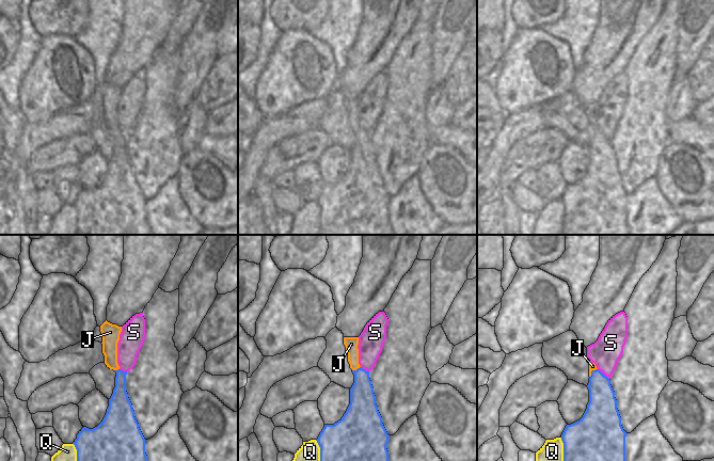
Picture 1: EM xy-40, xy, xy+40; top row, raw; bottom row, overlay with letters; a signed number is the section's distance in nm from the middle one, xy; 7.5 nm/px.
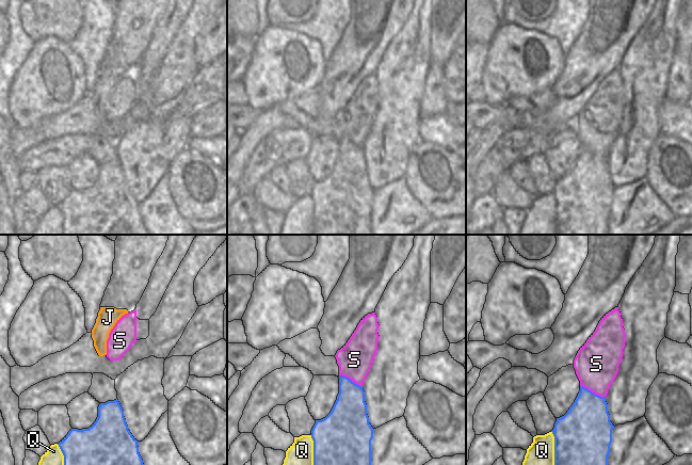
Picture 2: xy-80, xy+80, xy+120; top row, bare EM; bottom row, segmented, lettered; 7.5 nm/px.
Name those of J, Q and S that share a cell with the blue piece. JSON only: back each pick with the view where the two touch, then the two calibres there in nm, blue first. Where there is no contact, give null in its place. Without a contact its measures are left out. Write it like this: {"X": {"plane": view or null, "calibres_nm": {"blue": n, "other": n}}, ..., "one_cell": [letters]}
{"J": {"plane": "xy+40", "calibres_nm": {"blue": 200, "other": 50}}, "one_cell": ["J"]}

